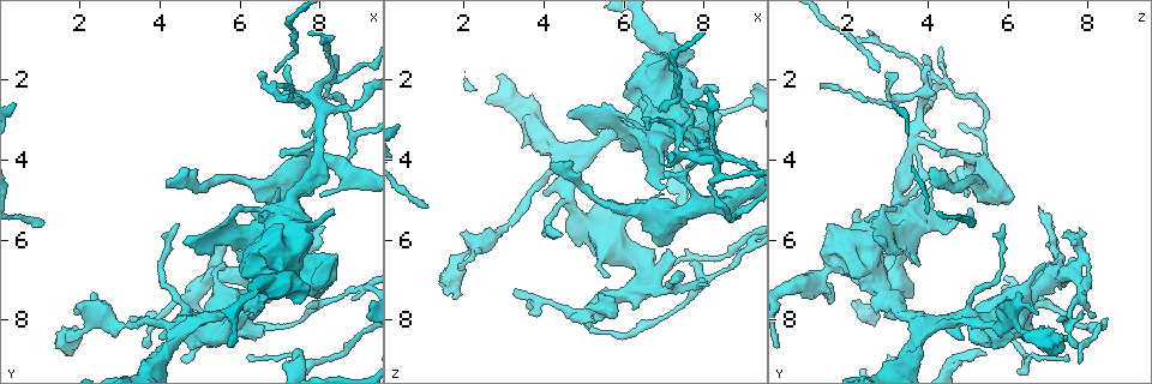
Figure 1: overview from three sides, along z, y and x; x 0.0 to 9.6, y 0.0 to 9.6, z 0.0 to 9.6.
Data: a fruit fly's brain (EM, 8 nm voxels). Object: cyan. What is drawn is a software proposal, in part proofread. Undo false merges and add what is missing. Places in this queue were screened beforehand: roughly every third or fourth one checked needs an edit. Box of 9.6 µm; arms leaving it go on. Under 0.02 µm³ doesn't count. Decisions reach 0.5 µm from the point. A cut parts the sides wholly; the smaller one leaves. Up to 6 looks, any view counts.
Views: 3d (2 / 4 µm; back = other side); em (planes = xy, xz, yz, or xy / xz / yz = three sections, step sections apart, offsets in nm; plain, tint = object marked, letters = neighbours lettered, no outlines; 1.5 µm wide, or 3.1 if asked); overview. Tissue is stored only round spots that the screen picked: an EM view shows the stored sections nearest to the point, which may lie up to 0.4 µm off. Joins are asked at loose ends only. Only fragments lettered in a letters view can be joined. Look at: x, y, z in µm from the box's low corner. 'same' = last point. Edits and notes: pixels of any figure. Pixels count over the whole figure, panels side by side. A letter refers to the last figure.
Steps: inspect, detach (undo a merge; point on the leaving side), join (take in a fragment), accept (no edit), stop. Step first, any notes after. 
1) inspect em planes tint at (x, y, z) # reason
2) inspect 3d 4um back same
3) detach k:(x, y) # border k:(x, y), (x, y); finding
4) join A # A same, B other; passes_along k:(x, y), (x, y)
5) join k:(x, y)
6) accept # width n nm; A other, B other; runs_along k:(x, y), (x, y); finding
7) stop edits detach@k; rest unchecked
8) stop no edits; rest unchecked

inspect 3d 4um at (7.95, 3.60, 3.65) # branch point

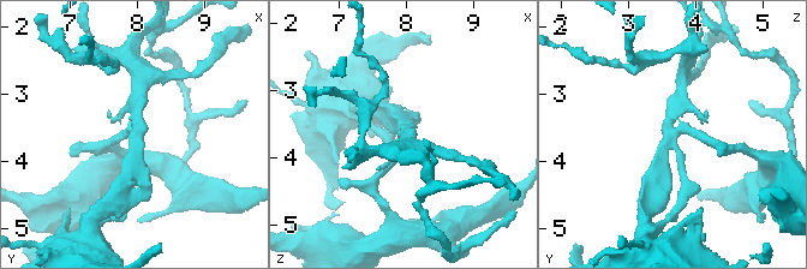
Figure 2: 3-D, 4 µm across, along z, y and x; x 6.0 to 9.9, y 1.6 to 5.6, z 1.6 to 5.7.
inspect em planes letters at (7.90, 3.65, 3.60)

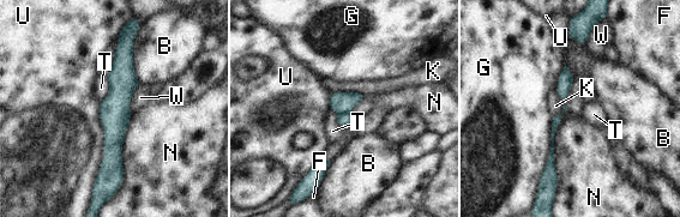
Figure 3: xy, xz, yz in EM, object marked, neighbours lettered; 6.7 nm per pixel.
accept # longest_contact U 600 nm; B other, F other, G other, K other, N other, T other, U other, W other; runs_along 3:(124, 37), (113, 161), (100, 179); one neuron here

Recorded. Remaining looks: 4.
inspect em planes tint at (8.10, 0.95, 2.15) # thin end

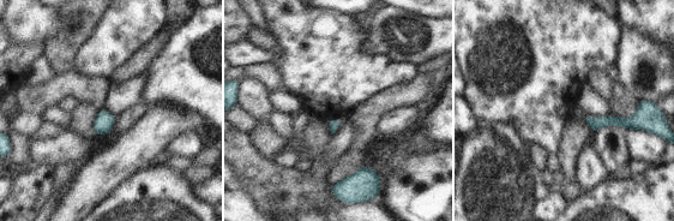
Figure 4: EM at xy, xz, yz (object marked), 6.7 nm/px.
inspect em planes letters same # what lies round it

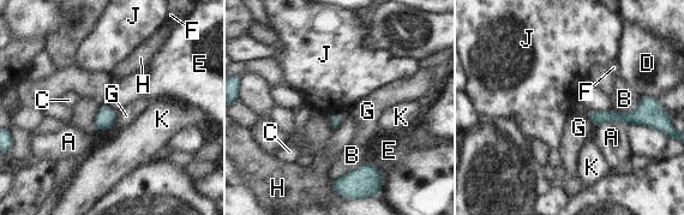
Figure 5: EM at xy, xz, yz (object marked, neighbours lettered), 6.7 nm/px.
accept # A other, B other, C other, D other, E other, F other, G other, H other, J other, K other; no lettered fragment goes on from it

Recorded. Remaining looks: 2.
inspect 3d 2um back at (1.90, 7.80, 6.80) # branch stops here

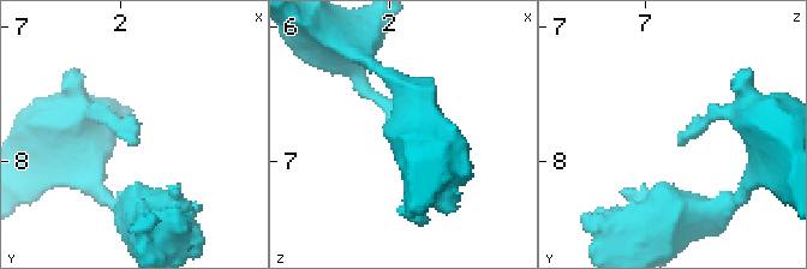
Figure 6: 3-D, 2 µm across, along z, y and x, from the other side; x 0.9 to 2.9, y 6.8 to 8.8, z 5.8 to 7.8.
inspect em planes letters at (1.86, 7.84, 6.74) # need the tissue

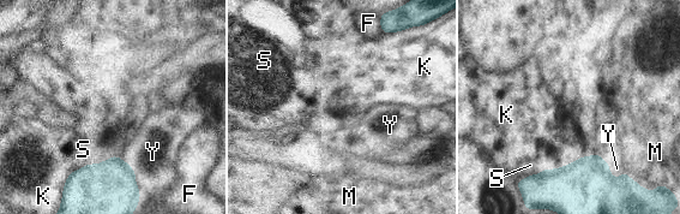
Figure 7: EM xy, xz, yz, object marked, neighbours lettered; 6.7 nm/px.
accept # F other, K other, M other, S other, Y other; border 7:(587, 155), (558, 167), (542, 170); none of them fits

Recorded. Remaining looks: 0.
stop no edits; rest unchecked

